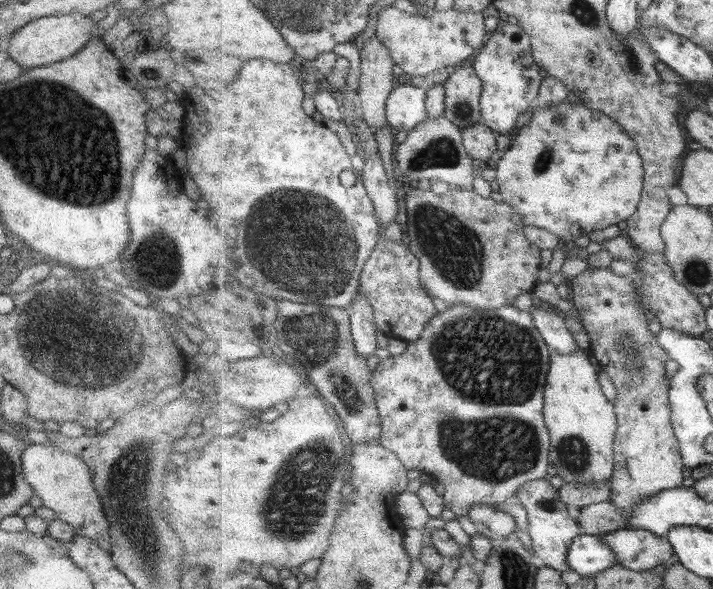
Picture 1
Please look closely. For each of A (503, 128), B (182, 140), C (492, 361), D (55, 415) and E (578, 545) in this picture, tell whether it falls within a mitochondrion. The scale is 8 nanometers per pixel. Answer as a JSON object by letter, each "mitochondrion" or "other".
{"A":"other","B":"other","C":"mitochondrion","D":"other","E":"other"}

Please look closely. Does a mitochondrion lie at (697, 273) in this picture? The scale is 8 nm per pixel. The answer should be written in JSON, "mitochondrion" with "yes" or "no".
{"mitochondrion":"yes"}

